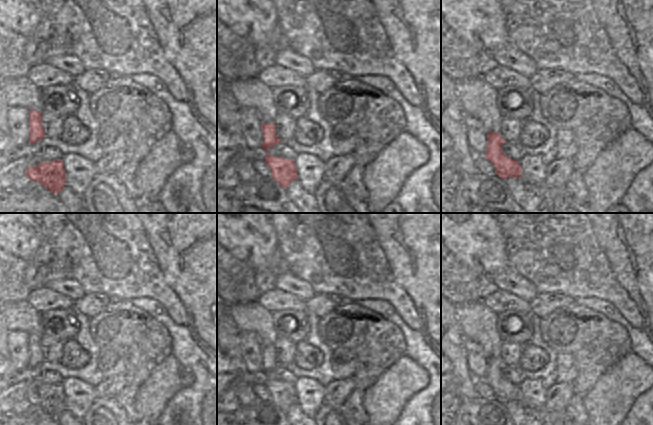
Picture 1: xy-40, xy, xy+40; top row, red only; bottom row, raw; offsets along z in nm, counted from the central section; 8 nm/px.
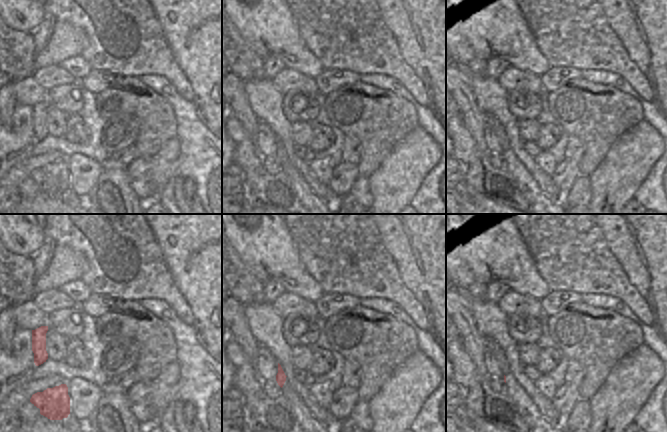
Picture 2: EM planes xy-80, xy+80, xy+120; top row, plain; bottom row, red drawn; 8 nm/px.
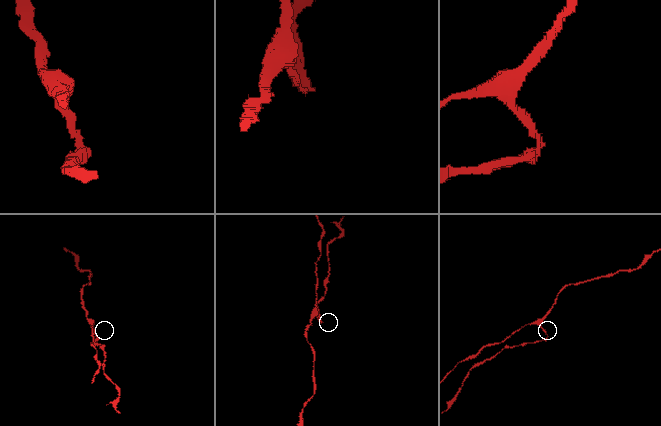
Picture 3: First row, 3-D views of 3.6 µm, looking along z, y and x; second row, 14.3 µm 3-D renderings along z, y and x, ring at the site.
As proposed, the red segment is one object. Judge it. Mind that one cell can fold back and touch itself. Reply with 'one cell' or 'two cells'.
two cells

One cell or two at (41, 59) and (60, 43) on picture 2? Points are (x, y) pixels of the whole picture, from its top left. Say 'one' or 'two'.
one

